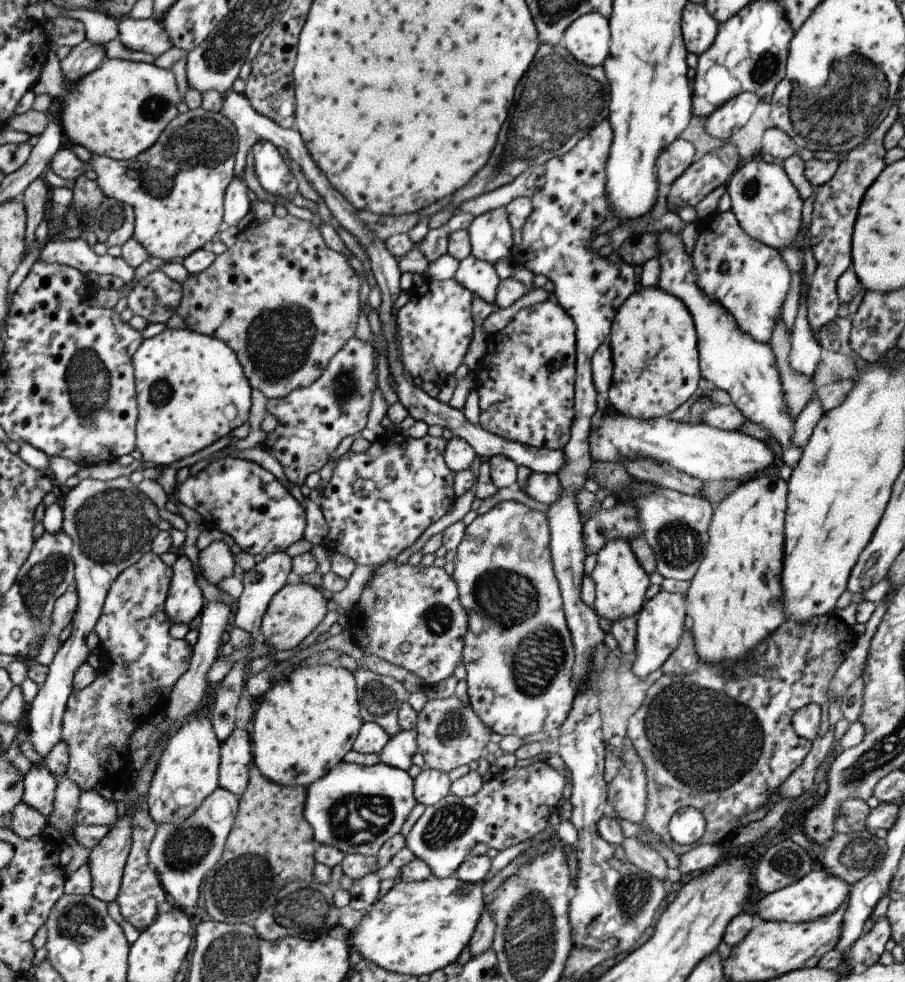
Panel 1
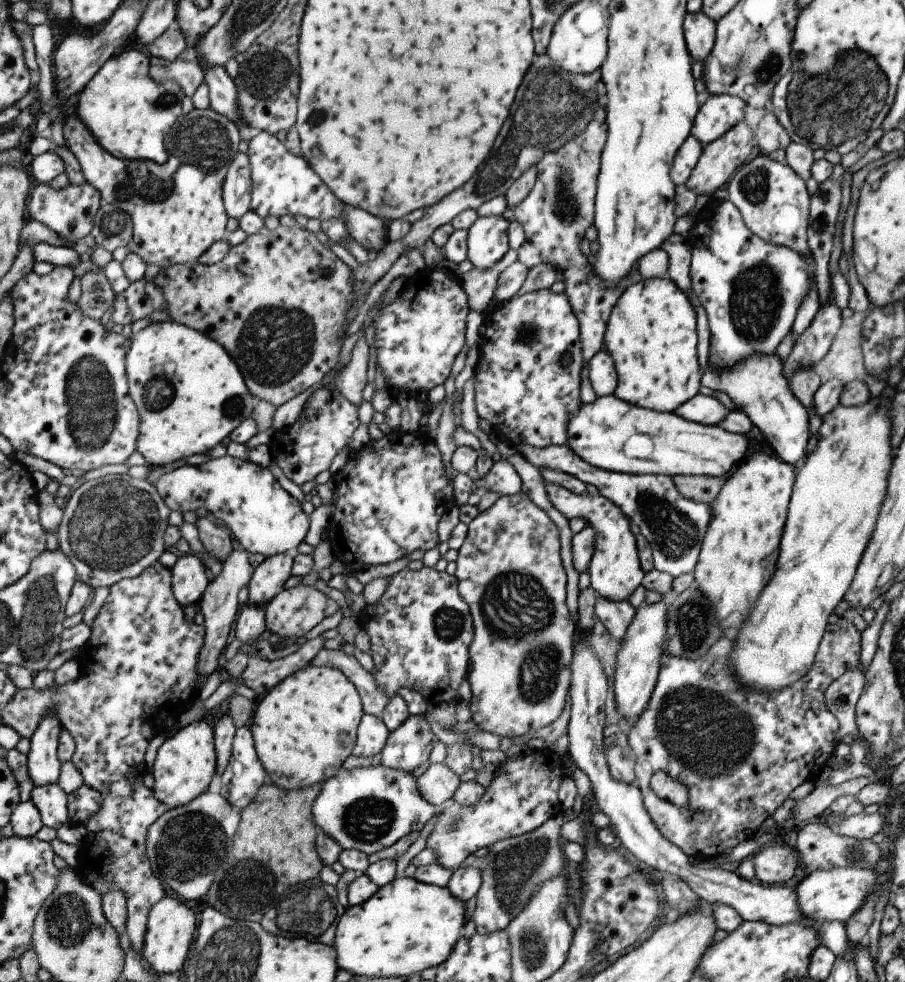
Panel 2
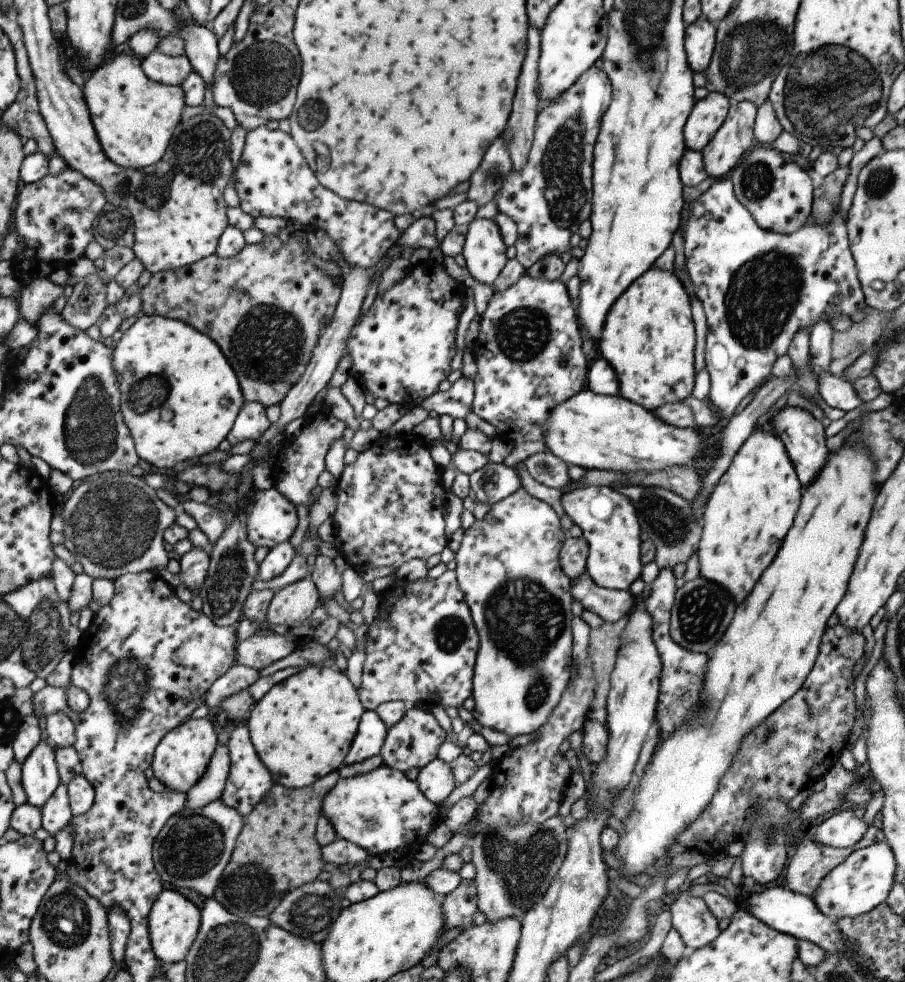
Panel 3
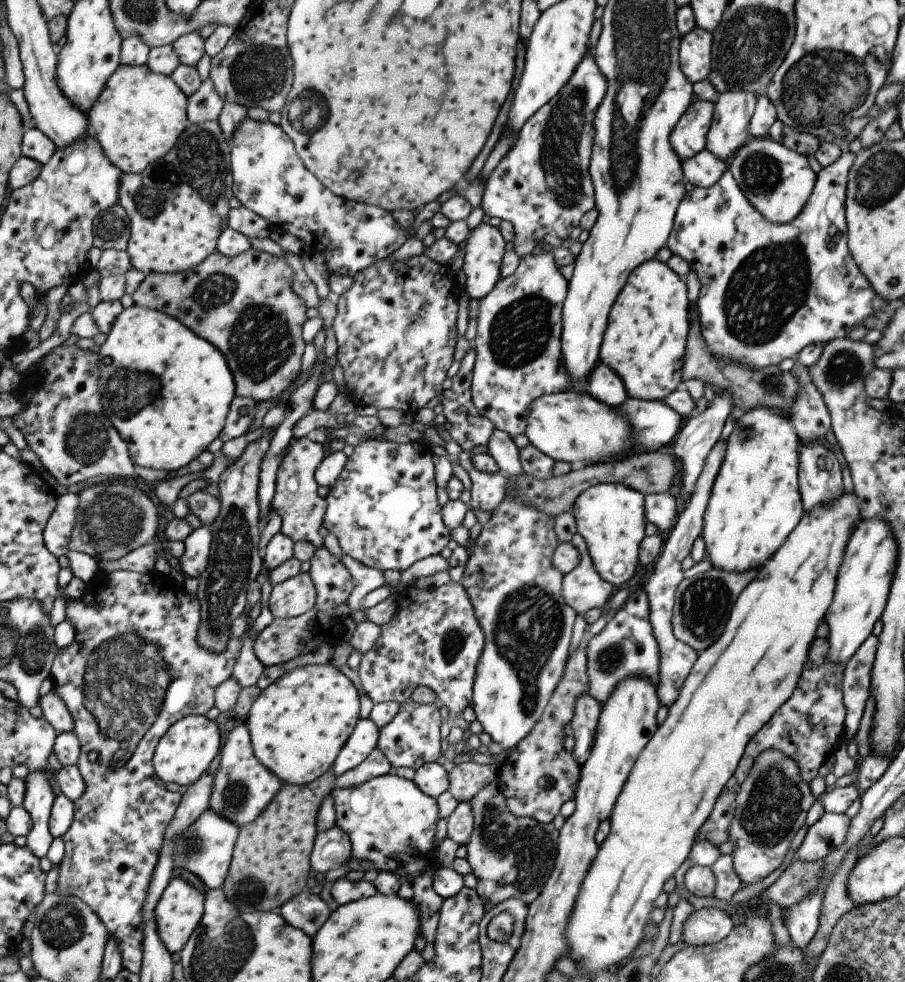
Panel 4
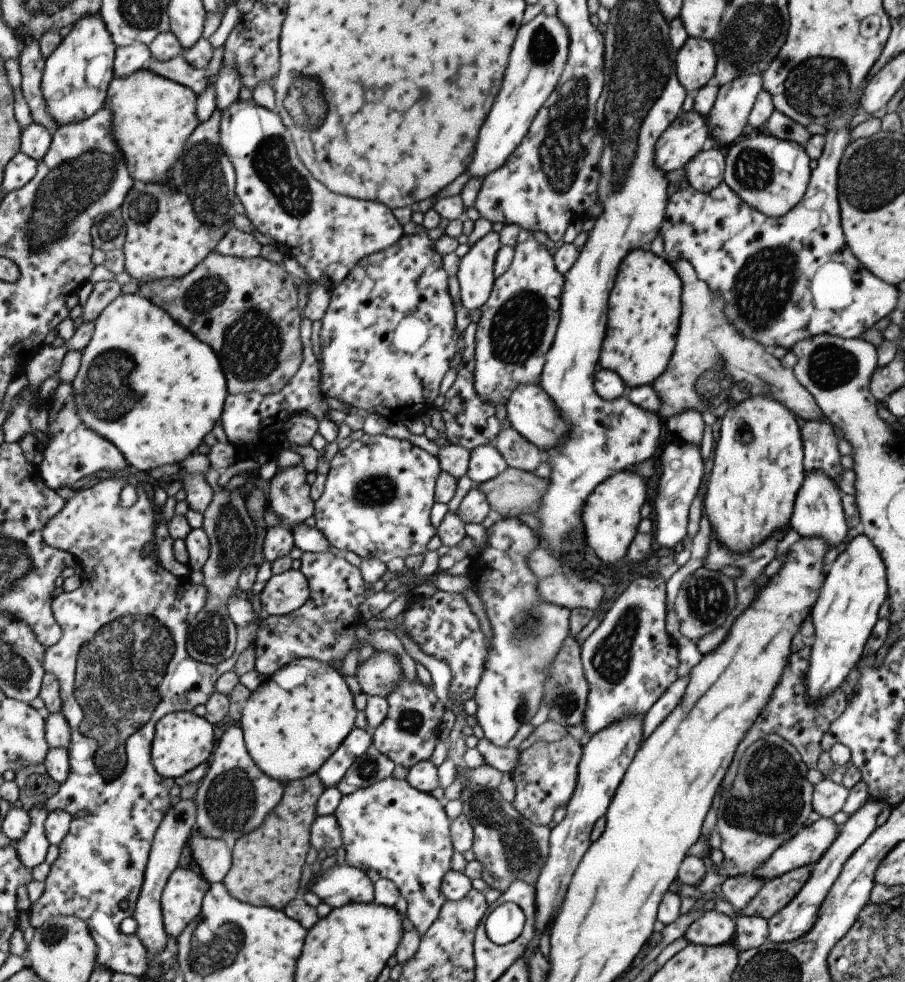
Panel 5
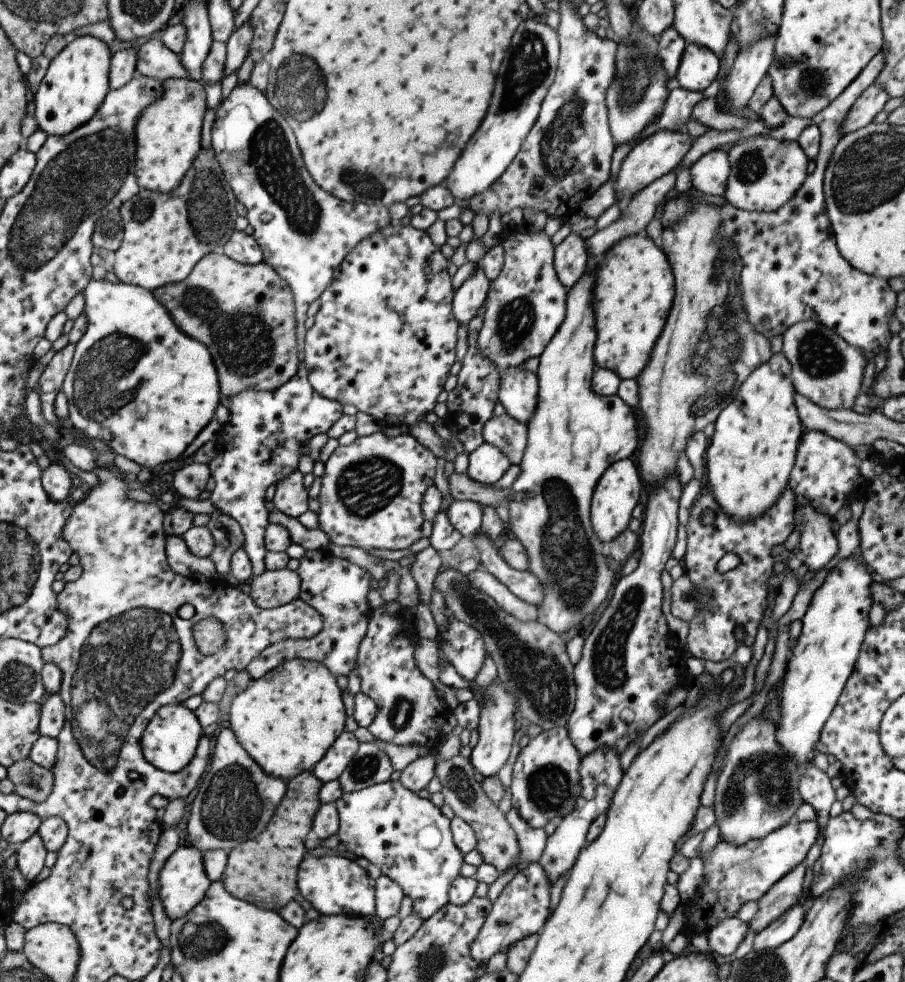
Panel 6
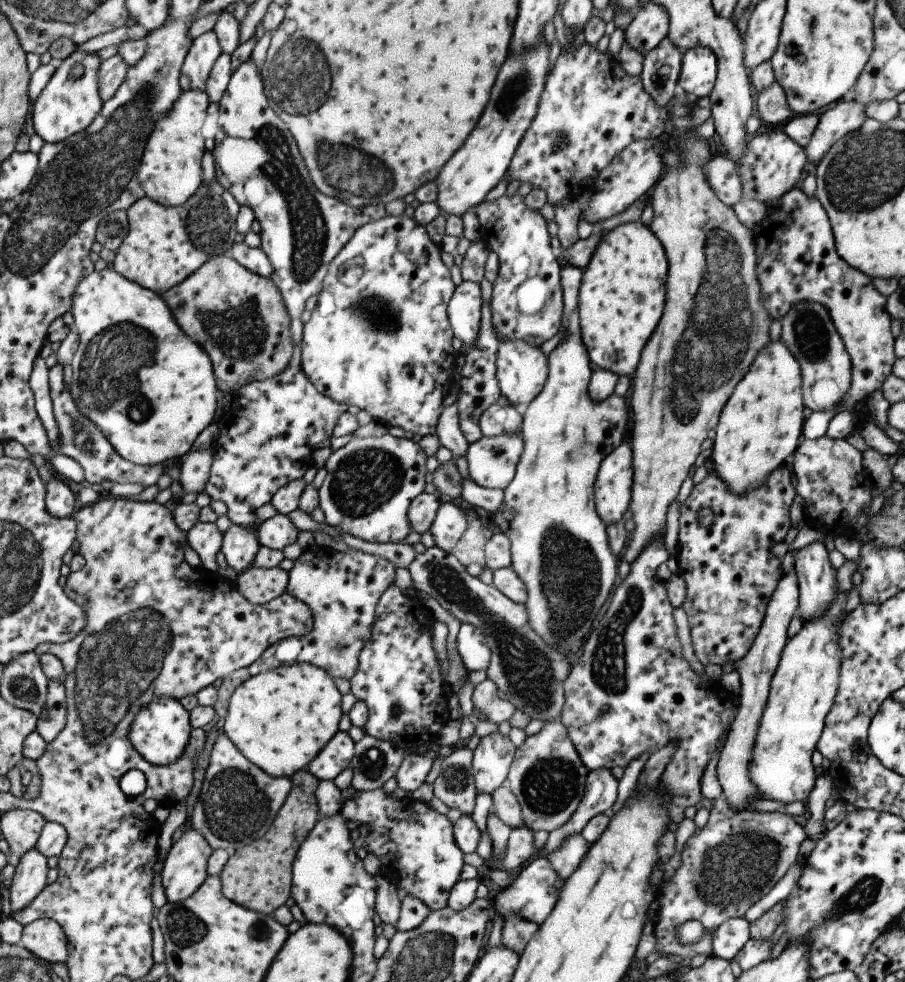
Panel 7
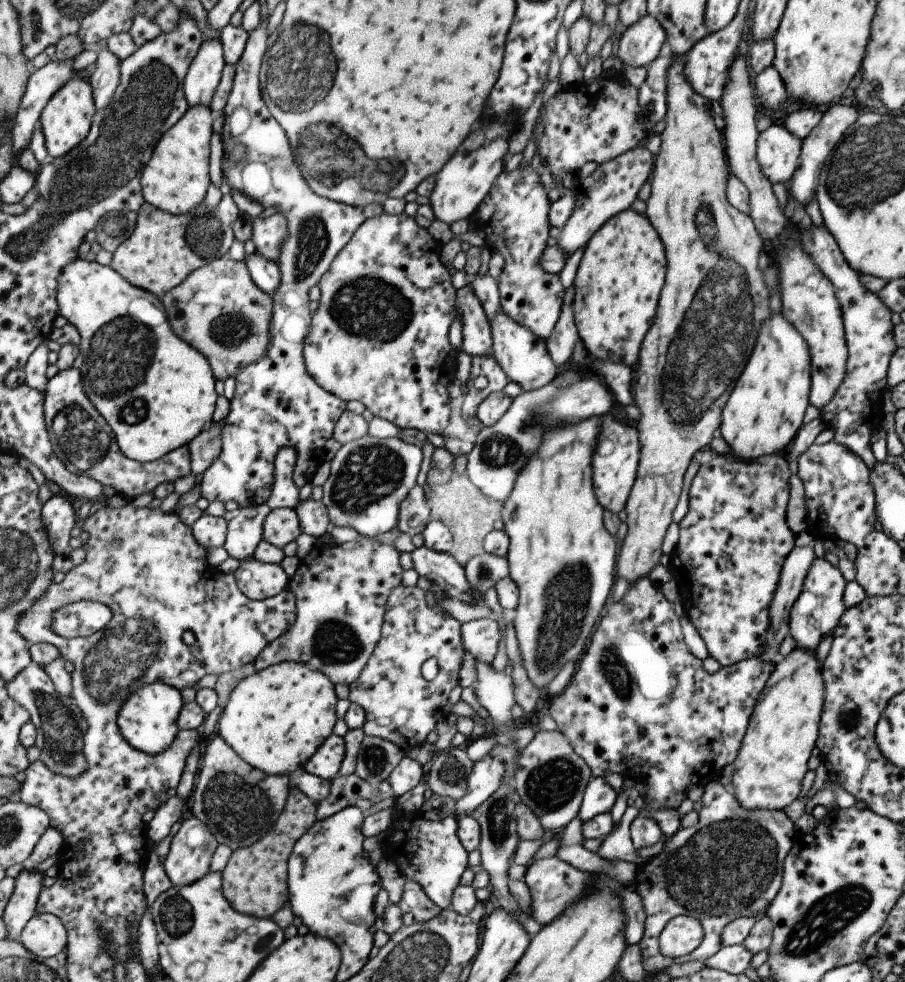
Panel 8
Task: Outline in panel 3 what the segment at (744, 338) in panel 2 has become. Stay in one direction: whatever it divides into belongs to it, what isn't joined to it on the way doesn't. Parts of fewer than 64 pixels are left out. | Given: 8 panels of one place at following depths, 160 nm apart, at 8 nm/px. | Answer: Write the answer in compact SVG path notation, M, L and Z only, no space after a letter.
M727 177L715 180L704 193L693 200L693 202L690 202L689 205L691 206L691 214L682 233L684 268L688 272L695 296L699 299L706 318L707 332L704 346L704 368L710 376L707 401L720 416L723 424L723 422L732 416L733 411L737 408L737 404L741 402L741 398L749 394L749 392L757 390L763 380L767 378L775 359L785 354L789 348L791 337L795 336L801 329L809 329L819 319L830 320L835 314L845 314L845 316L848 316L852 312L855 312L855 310L863 311L866 308L865 297L863 296L861 285L856 275L855 263L849 250L846 235L846 221L841 213L835 213L835 216L826 227L815 225L809 216L806 223L799 230L788 235L761 230L755 224L754 218L735 198L731 181Z

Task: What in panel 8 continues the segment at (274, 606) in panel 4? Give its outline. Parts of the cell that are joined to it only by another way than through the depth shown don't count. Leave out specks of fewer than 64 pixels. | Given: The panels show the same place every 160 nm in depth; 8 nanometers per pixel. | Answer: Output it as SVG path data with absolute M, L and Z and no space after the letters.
M253 558L243 561L234 575L239 588L254 601L275 596L285 589L285 584L288 584L287 576L279 566Z

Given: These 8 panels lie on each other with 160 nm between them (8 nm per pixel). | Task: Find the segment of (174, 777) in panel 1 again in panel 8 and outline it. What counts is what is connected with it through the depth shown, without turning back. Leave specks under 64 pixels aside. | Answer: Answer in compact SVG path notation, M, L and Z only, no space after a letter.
M165 682L142 686L129 697L120 710L119 728L135 749L152 755L164 753L179 734L181 729L178 725L179 717L185 705L180 690Z

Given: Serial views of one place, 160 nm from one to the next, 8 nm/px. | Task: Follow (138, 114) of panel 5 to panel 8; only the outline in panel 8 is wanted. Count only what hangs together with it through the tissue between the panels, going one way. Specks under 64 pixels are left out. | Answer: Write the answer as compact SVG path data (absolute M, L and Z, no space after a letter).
M207 105L190 106L186 115L161 137L160 142L155 147L152 159L143 171L142 185L147 203L154 204L157 208L176 215L193 211L194 208L203 204L205 194L209 190L209 184L213 182L210 177L210 158L212 155L210 142L213 135L214 116L211 107Z

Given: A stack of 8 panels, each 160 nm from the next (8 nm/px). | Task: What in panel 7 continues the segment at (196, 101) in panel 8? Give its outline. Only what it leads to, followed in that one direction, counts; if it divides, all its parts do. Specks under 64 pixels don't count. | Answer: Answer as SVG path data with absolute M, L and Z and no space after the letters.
M214 30L206 32L193 40L182 66L180 84L183 90L205 91L207 79L210 78L211 71L213 71L223 52L224 50Z

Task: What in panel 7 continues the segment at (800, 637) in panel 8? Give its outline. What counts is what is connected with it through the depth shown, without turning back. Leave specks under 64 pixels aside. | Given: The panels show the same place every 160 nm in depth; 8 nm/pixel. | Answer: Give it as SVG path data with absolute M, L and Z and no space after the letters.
M815 541L800 548L794 558L798 584L797 615L803 622L820 615L835 596L835 571L829 564L823 542Z

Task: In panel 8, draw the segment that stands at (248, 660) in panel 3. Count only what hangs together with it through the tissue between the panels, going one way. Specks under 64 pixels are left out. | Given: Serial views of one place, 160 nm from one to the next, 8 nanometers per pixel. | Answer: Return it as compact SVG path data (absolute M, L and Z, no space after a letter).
M363 537L340 545L313 543L309 552L298 560L297 568L290 578L288 588L294 596L295 620L290 627L263 648L252 662L255 671L262 671L281 661L306 664L312 671L322 672L334 685L354 682L363 670L369 655L380 637L382 616L386 611L386 598L400 584L403 569L398 563L398 552L390 545Z

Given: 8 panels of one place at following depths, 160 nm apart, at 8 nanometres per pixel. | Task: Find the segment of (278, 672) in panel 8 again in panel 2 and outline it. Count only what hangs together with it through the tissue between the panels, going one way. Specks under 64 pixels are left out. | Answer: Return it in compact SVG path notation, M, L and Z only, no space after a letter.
M309 664L271 686L255 701L250 733L268 782L283 790L310 787L331 778L342 766L343 761L351 755L356 728L363 716L361 700L353 684L336 668Z

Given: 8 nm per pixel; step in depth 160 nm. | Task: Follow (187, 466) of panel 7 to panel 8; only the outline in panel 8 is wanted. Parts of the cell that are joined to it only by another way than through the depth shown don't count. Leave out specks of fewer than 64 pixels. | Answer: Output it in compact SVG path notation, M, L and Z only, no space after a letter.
M223 424L205 427L199 436L196 436L189 444L192 474L204 474L204 472L221 456L223 450L222 428Z

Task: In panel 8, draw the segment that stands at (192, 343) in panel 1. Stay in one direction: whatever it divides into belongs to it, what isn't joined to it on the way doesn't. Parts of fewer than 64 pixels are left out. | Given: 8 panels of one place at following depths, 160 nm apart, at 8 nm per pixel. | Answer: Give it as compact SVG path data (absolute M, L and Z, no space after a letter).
M77 258L63 269L58 303L61 316L74 324L82 336L78 366L87 396L114 428L119 446L128 457L153 463L175 449L189 445L214 421L219 398L215 392L214 368L199 349L174 331L164 302L155 293L137 288L111 264L101 265Z

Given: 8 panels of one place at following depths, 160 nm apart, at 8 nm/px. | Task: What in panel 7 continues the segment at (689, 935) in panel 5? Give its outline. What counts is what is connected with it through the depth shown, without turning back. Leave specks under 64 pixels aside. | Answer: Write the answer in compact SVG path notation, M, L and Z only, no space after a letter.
M744 916L724 920L712 932L712 954L726 961L732 960L750 938L748 926L749 922Z

